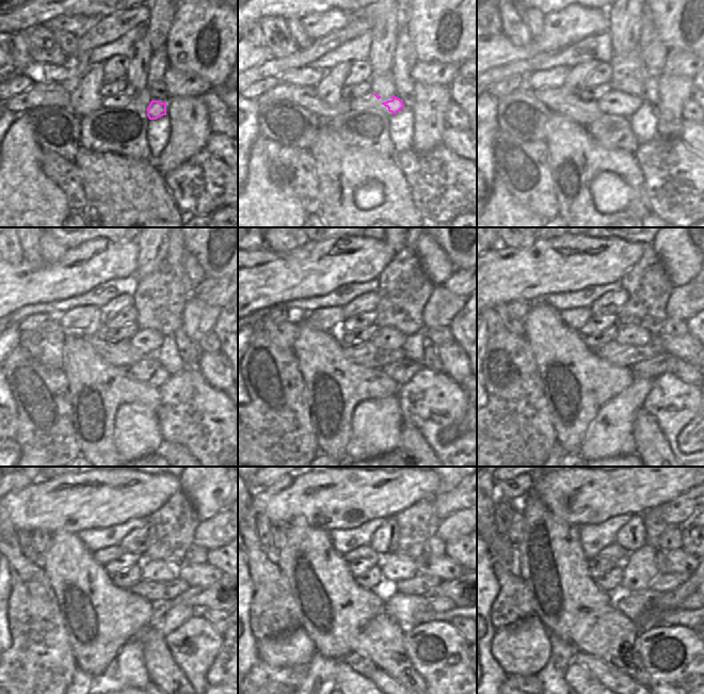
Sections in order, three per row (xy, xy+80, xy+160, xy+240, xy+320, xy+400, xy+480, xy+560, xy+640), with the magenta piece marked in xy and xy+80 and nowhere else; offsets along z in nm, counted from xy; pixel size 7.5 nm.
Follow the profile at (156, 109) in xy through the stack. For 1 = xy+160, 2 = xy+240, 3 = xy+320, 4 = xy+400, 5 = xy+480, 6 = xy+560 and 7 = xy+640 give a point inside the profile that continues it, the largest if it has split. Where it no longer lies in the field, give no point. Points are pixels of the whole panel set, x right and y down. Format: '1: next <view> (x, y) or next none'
1: next xy+160 (625, 100)
2: next xy+240 (147, 337)
3: next xy+320 (388, 337)
4: next xy+400 (630, 335)
5: next xy+480 (157, 570)
6: next xy+560 (395, 567)
7: next xy+640 (640, 569)

